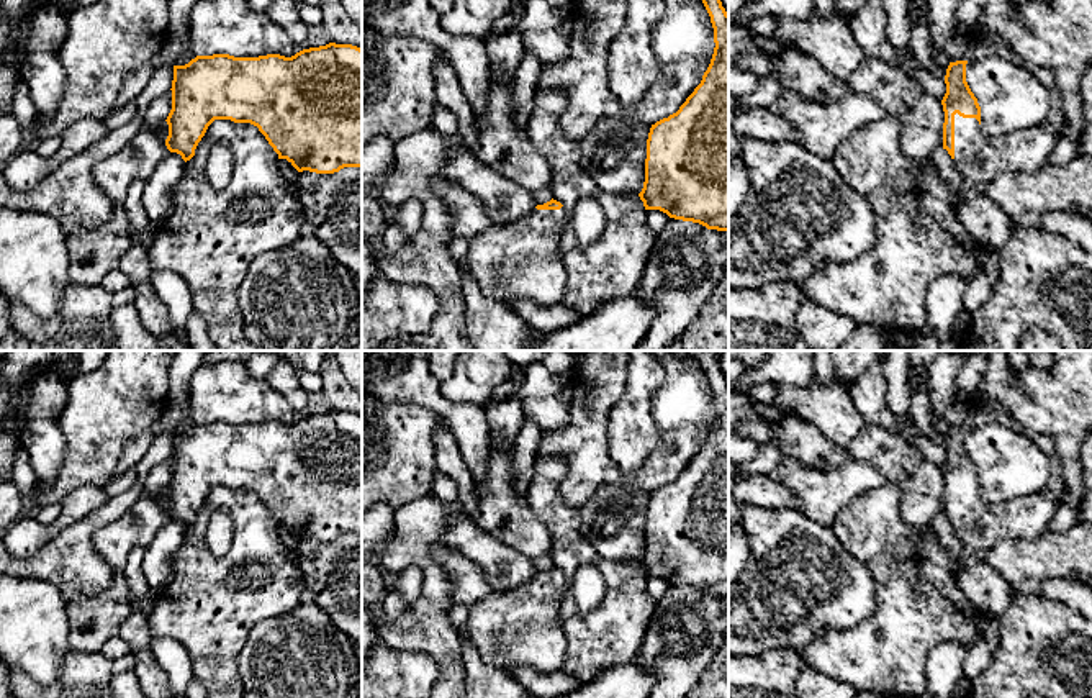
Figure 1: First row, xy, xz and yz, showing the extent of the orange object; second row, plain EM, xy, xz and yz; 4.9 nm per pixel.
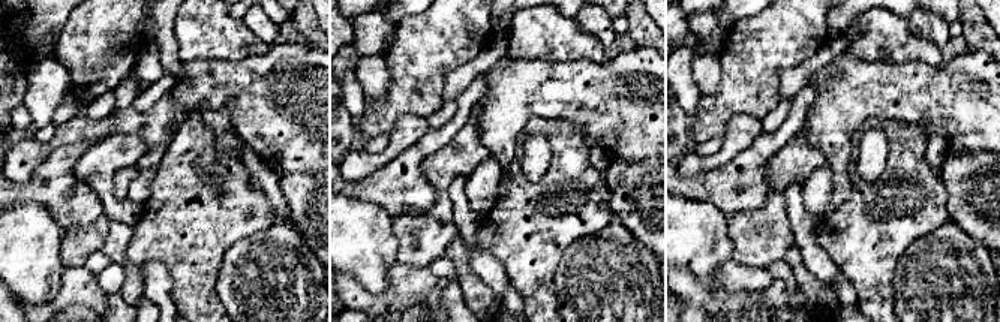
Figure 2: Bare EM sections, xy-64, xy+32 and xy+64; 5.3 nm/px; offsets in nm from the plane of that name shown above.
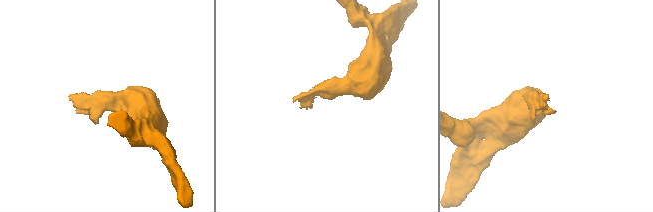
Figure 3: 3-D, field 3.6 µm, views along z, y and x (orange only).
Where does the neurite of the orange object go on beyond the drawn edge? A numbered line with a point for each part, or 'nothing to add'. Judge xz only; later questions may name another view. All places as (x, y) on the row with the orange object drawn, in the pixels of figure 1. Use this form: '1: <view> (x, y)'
1: xz (518, 261)

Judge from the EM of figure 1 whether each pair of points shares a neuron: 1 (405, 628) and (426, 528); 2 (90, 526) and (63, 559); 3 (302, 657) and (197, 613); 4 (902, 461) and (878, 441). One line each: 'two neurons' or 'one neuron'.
1: one neuron
2: one neuron
3: two neurons
4: one neuron

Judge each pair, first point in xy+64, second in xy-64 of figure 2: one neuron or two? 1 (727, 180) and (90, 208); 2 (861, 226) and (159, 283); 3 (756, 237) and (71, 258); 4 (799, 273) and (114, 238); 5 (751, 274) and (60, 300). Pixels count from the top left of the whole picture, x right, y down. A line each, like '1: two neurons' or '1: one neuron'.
1: one neuron
2: two neurons
3: one neuron
4: one neuron
5: one neuron

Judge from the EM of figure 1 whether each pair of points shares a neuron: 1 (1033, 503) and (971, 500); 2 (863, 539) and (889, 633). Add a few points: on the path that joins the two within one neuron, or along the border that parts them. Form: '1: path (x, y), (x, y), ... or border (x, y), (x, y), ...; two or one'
1: path (1019, 513), (986, 513); one
2: path (886, 562), (889, 566), (889, 610); one

